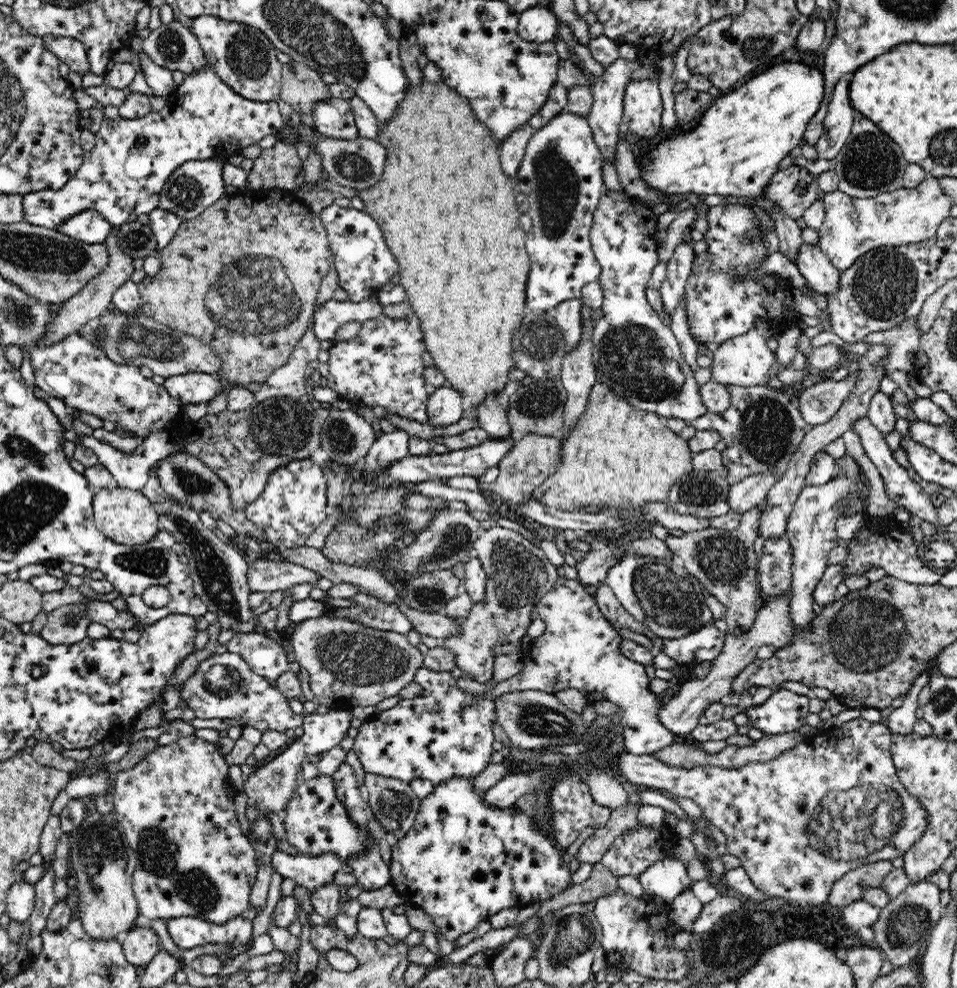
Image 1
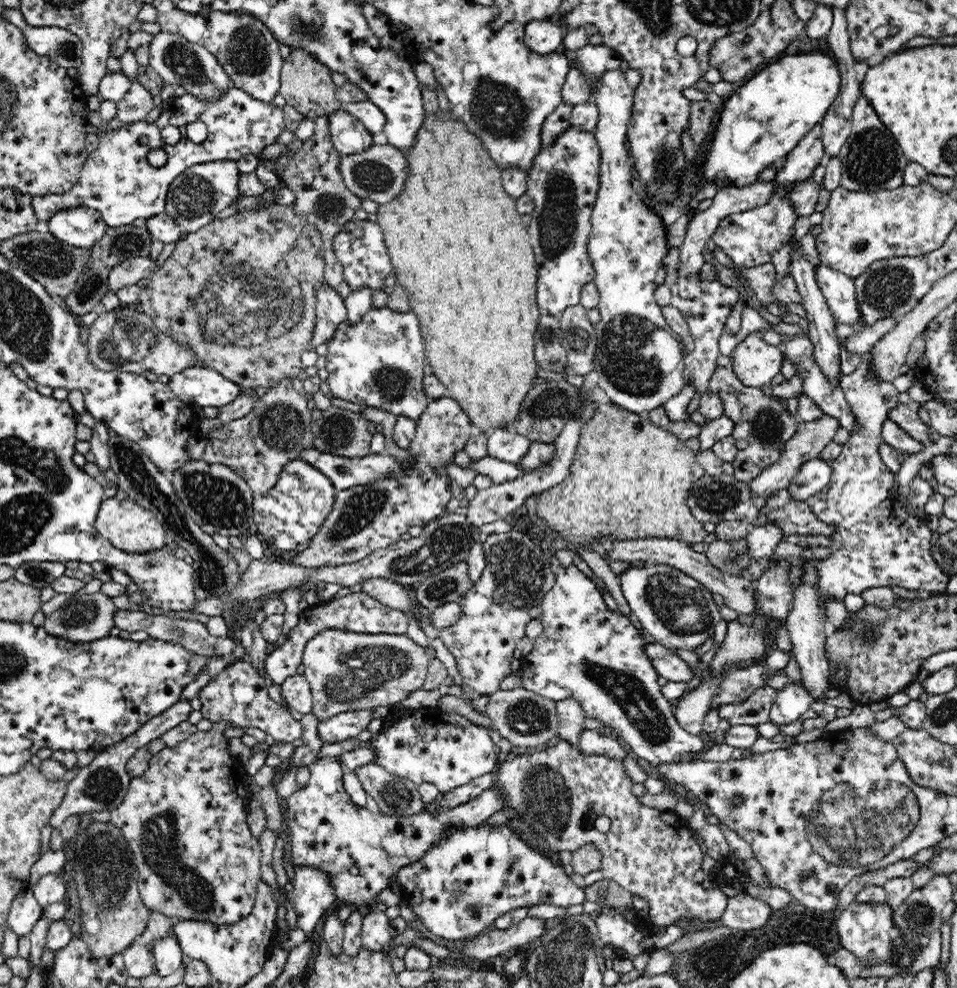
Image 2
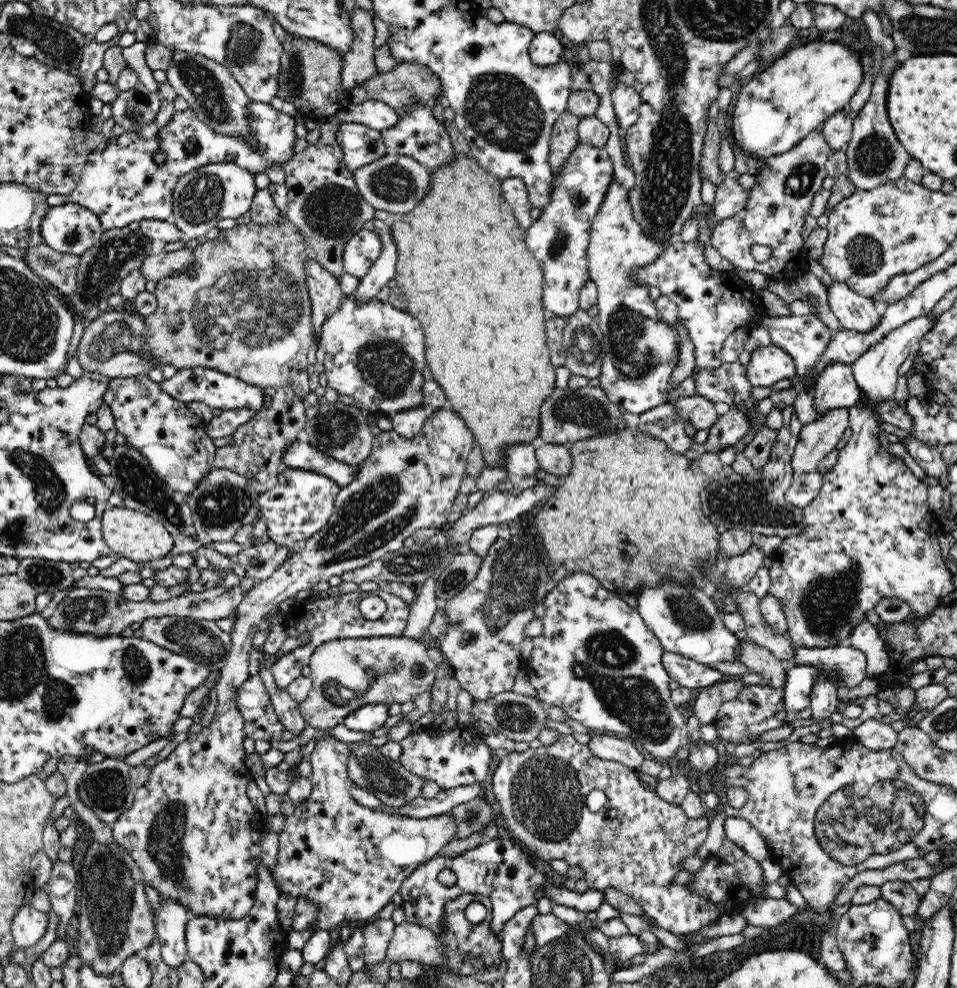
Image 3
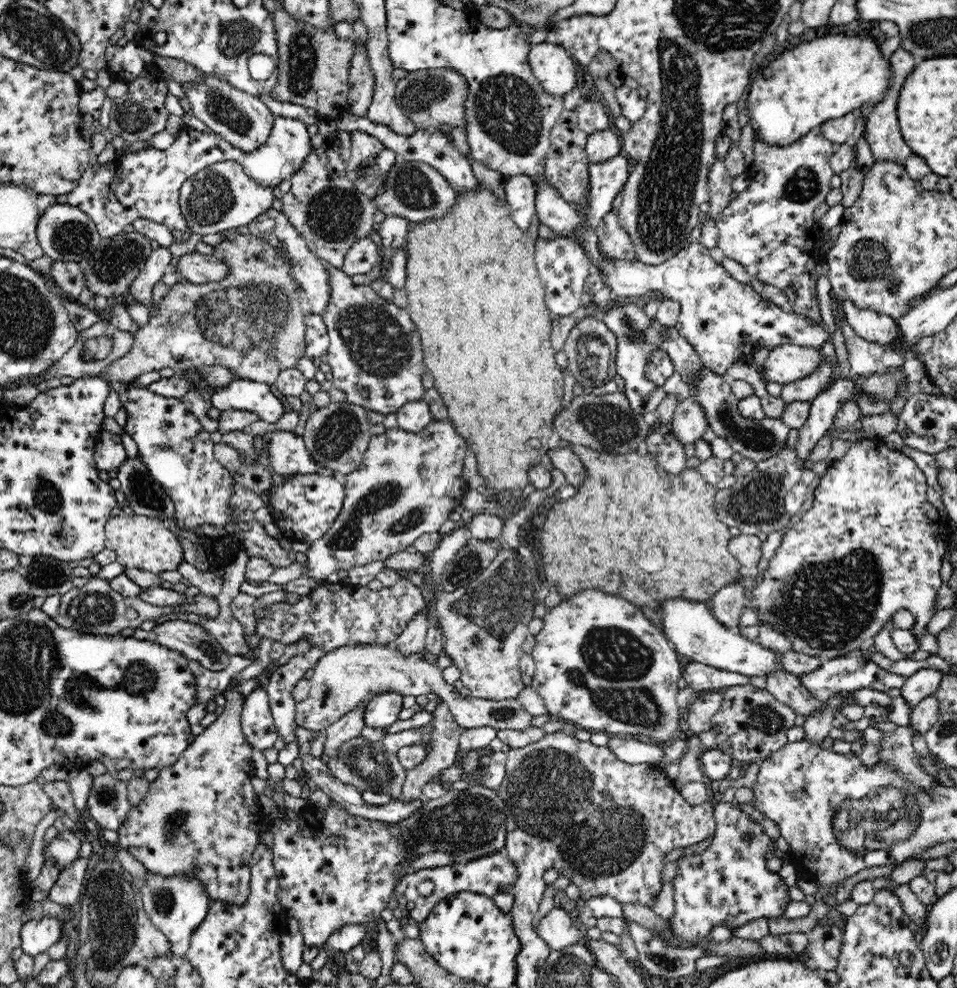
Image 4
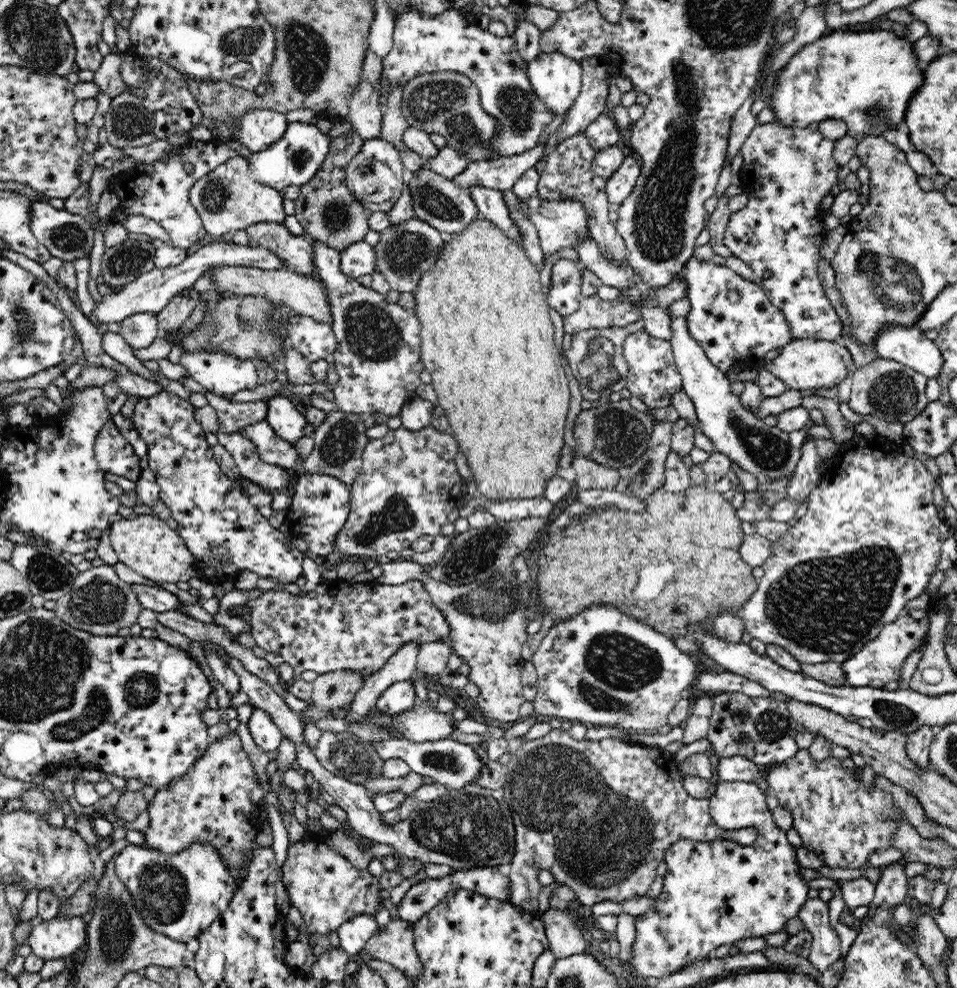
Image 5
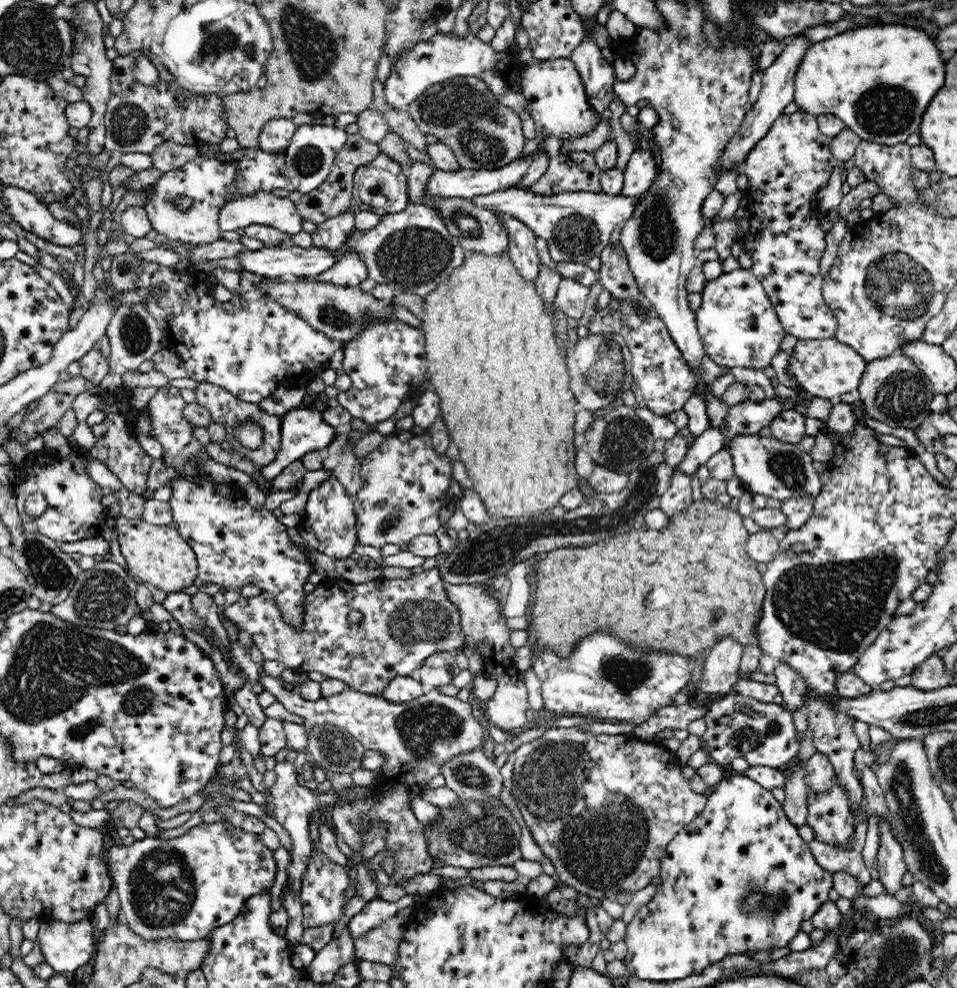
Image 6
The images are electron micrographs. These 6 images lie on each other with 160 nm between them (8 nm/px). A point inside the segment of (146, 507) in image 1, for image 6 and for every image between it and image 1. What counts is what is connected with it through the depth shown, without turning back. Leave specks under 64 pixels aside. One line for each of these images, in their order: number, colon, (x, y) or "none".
2: (128, 526)
3: (129, 533)
4: (142, 542)
5: (145, 543)
6: (157, 555)

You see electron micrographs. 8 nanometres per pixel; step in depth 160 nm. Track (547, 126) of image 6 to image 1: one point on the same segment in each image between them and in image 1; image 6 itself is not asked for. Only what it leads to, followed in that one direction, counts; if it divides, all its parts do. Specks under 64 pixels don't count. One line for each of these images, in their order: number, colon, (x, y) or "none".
1: (539, 24)
2: (544, 36)
3: (545, 49)
4: (551, 64)
5: (556, 79)

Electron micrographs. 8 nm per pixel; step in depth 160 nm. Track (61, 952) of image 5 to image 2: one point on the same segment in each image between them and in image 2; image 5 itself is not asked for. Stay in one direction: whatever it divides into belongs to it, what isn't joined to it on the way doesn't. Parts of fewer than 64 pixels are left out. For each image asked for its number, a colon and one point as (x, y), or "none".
2: (25, 910)
3: (29, 924)
4: (37, 936)

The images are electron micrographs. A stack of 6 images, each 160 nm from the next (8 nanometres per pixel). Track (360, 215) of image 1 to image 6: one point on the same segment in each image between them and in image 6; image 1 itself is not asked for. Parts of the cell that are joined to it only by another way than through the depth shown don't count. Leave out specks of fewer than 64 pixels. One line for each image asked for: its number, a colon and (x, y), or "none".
2: (360, 246)
3: (364, 247)
4: (362, 256)
5: (359, 259)
6: (350, 270)

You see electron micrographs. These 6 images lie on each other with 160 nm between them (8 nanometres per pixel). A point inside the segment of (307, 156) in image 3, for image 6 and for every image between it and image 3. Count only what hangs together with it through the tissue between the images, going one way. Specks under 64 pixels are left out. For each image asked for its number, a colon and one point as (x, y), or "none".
4: (323, 205)
5: (329, 213)
6: (334, 197)

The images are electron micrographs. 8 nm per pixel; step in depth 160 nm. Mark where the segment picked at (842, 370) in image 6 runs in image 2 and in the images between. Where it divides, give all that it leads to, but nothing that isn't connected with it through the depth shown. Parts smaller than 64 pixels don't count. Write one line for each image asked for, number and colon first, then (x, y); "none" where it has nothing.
2: (754, 362)
3: (767, 365)
4: (788, 363)
5: (807, 364)

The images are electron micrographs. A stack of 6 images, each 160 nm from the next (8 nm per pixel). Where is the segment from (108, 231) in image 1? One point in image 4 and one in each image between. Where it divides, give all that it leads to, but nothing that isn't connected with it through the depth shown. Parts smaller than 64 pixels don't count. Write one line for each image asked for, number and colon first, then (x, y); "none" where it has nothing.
2: (81, 227)
3: (69, 228)
4: (66, 234)

